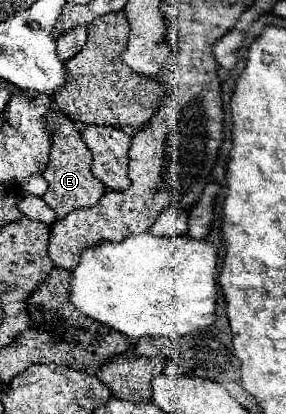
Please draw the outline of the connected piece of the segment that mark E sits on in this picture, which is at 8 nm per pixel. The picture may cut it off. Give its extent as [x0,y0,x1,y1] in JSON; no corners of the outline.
[42,111,106,219]

